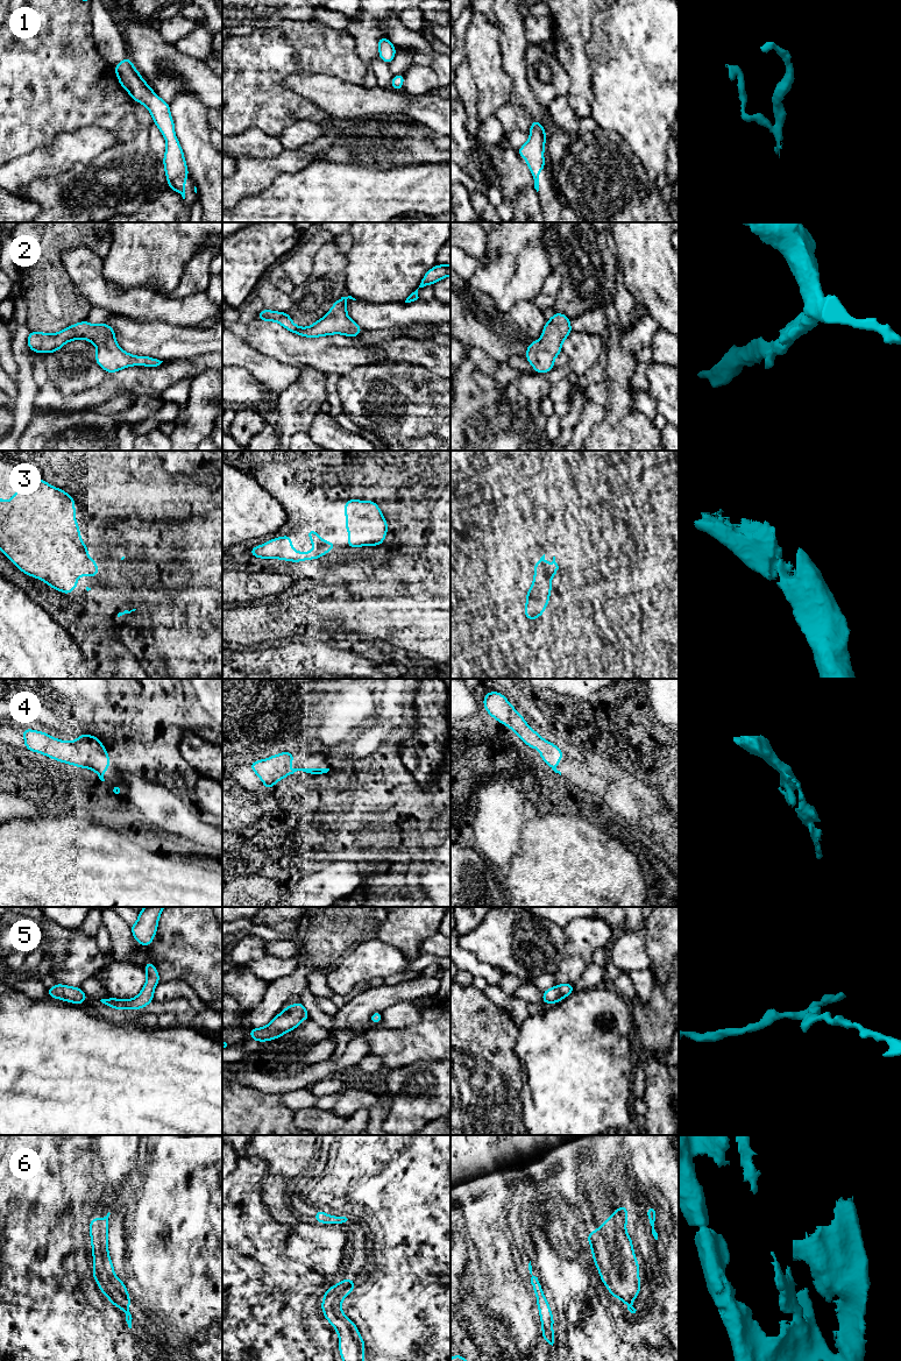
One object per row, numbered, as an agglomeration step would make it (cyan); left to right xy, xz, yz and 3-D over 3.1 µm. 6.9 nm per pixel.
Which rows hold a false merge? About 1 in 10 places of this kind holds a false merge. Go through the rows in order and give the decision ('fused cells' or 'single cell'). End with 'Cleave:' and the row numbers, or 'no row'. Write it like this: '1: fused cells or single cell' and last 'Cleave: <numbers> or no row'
1: single cell
2: single cell
3: single cell
4: single cell
5: single cell
6: single cell
Cleave: no row

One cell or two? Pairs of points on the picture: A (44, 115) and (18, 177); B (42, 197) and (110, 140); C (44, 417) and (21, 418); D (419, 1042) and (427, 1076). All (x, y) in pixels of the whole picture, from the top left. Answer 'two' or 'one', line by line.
A: two
B: two
C: two
D: two

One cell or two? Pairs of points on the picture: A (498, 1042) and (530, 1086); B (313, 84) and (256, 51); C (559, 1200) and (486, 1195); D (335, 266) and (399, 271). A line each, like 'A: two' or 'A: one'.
A: two
B: two
C: one
D: two

